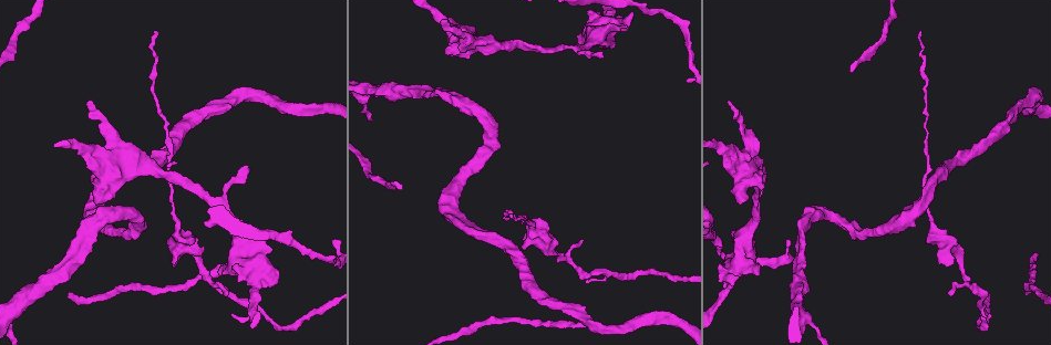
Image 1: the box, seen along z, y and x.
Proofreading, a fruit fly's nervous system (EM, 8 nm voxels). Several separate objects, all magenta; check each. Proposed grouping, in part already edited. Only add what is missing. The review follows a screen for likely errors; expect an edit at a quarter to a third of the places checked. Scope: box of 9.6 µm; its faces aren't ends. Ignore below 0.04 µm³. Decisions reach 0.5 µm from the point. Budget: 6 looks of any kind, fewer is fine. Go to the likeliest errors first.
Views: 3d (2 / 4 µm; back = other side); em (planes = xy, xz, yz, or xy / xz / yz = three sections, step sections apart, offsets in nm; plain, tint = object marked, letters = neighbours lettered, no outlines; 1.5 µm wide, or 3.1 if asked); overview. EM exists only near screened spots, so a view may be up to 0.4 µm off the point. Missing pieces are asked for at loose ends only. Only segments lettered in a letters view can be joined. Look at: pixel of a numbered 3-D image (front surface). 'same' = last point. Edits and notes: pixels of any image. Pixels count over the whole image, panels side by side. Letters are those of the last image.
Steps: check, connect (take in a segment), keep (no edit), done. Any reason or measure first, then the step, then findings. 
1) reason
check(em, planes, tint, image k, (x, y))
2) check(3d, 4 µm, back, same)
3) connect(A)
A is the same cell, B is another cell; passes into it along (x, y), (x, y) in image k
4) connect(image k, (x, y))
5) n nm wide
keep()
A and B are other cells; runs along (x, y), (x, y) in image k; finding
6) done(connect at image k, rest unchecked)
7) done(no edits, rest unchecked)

free end
check(em, planes, letters, image 1, (1034, 253))

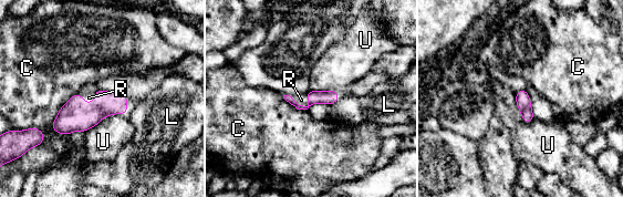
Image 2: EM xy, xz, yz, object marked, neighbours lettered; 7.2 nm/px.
C touches over 340 nm
connect(R)
R is the same cell, C, L and U are other cells; passes into it along (329, 97), (299, 104), (301, 100) in image 2; the neuron continues

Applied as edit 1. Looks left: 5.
see it whole again
check(overview)

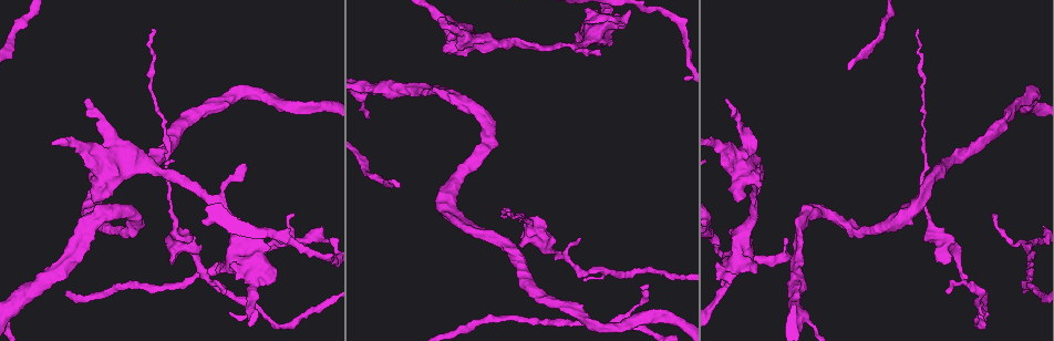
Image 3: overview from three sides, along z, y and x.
branch stops here
check(3d, 2 µm, image 3, (86, 97))

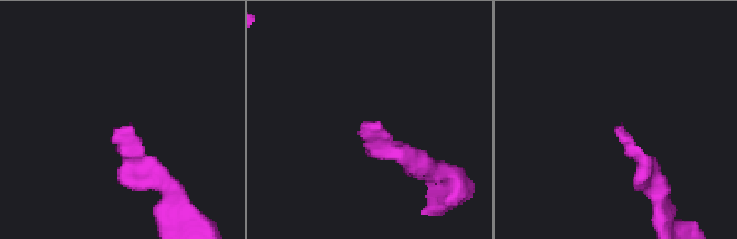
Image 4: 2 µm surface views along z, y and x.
need the tissue
check(em, planes, letters, image 4, (365, 122))

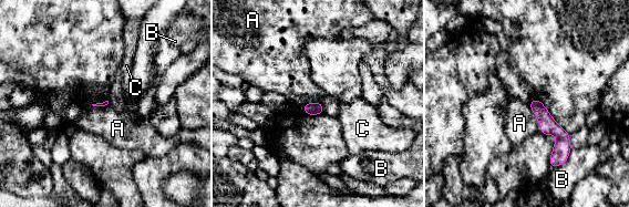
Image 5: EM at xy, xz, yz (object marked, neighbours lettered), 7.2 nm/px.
keep()
A, B and C are other cells; border along (528, 105), (533, 111) in image 5; none of them fits

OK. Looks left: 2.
free end
check(em, planes, letters, image 3, (154, 29))

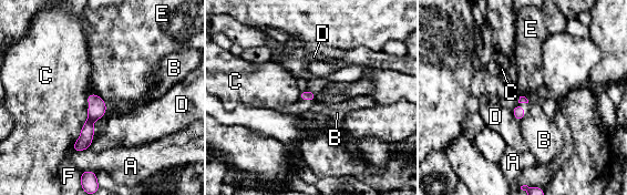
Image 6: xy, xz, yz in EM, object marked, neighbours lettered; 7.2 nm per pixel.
70 nm wide
keep()
A, B, C, D, E and F are other cells; runs along (94, 96), (86, 136), (76, 147) in image 6; none of them fits

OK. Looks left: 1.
done(connect at image 2, rest unchecked)

